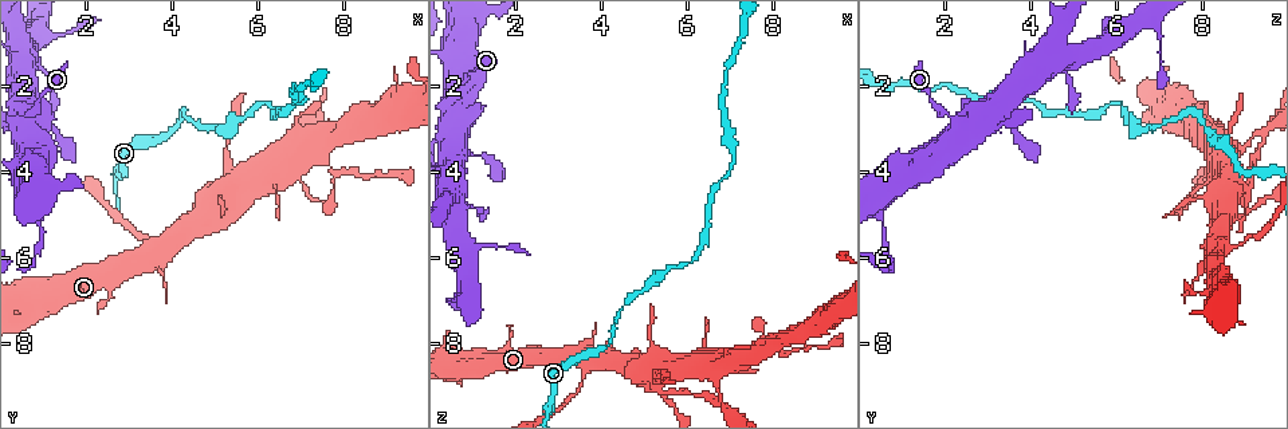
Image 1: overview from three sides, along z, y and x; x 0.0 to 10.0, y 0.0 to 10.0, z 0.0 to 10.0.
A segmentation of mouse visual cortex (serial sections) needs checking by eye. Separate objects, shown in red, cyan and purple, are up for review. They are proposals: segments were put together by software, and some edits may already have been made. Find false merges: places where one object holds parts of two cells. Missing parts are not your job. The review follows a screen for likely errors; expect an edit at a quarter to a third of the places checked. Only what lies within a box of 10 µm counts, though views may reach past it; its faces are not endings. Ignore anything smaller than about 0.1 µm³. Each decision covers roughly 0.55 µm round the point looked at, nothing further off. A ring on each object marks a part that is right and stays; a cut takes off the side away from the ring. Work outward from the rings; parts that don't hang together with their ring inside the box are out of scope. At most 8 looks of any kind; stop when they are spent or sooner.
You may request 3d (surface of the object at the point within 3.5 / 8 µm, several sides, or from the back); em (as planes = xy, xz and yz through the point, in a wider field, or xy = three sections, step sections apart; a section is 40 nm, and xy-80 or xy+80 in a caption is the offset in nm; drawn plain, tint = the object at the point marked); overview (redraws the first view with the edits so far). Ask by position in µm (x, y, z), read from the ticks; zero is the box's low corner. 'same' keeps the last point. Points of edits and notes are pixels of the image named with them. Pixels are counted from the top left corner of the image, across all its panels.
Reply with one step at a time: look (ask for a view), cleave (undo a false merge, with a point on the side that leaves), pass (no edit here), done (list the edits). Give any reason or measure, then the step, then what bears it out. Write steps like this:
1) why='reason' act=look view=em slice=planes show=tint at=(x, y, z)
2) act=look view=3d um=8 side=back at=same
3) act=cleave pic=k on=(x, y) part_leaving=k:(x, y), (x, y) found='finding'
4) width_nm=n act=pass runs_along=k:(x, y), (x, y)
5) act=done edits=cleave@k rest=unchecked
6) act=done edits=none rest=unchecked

why='sharp bend' act=look view=3d um=3.5 at=(4.30, 2.65, 7.80)

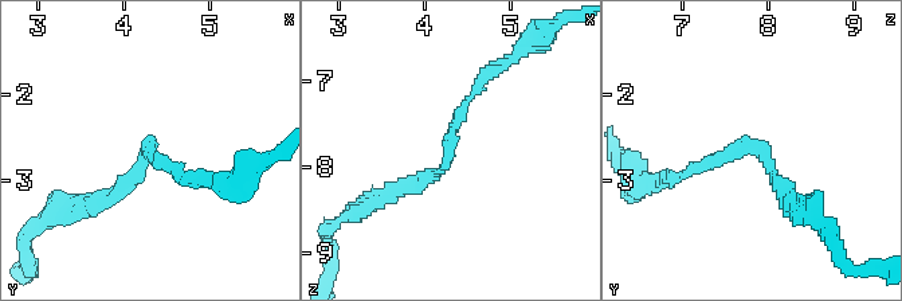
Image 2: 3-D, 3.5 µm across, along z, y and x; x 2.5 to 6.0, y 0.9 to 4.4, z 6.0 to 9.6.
arm_widths_nm=150,200 why='now the EM' act=look view=em slice=xy step=1 show=tint at=(4.30, 2.65, 7.85)

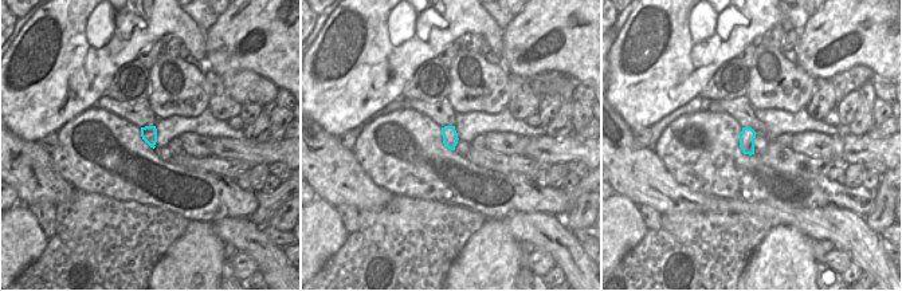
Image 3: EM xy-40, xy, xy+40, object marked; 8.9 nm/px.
act=pass runs_along=2:(396, 190), (446, 165), (479, 83) found='one cell here'

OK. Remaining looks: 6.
why='side arm on a straight run' act=look view=3d um=3.5 at=(3.70, 5.80, 8.30)

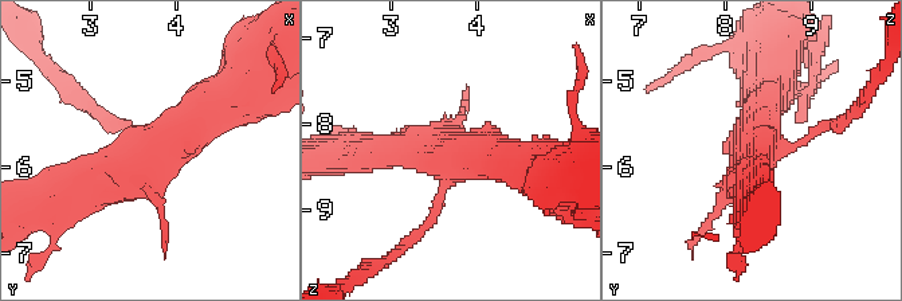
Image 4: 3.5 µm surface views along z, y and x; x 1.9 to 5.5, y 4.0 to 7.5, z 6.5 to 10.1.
act=look view=em slice=xy step=1 show=tint at=(3.75, 5.90, 8.35)

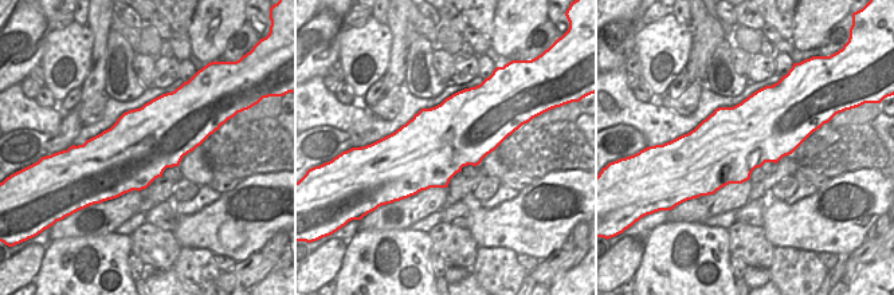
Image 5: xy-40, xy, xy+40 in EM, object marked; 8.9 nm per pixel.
act=look view=em slice=xy step=2 show=tint at=same

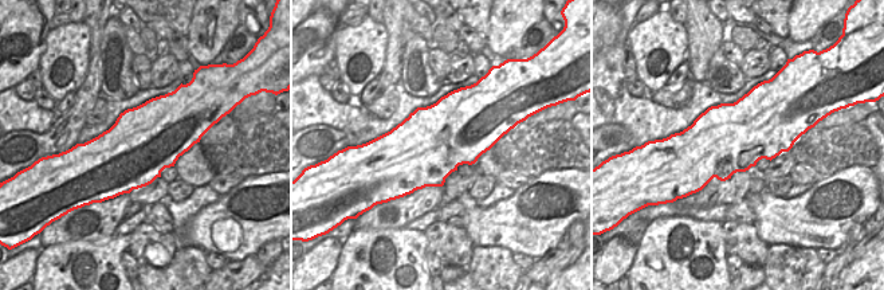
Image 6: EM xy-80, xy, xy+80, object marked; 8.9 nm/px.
act=pass runs_along=4:(69, 190), (106, 186), (226, 108) found='continuous, no second cell'

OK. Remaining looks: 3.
why='sharp bend' act=look view=3d um=8 at=(6.05, 2.45, 6.10)

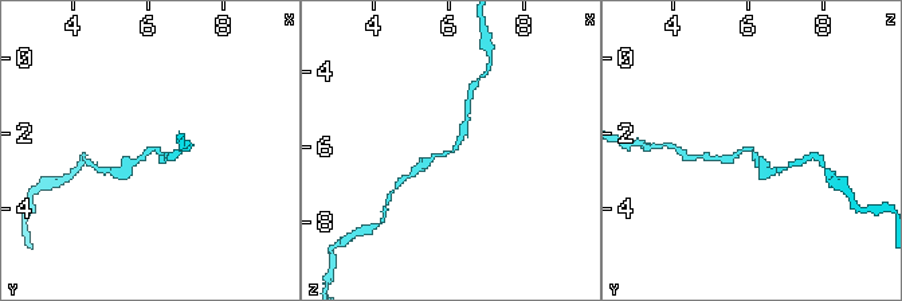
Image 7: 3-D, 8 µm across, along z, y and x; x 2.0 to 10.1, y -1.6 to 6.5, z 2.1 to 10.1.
act=look view=3d um=3.5 side=back at=same

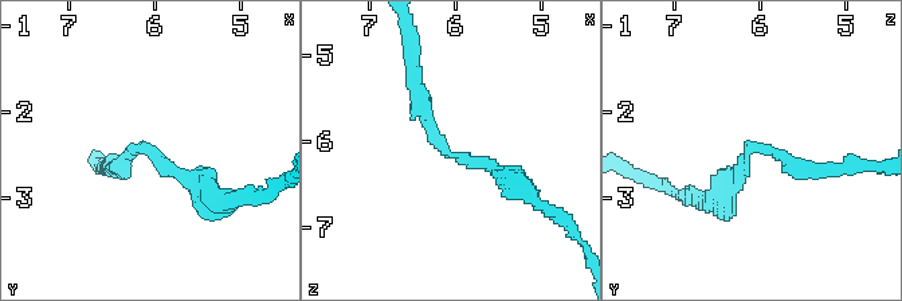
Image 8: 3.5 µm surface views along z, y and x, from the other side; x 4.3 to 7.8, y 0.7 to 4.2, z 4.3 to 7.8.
arm_widths_nm=200,250 why='now the EM' act=look view=em slice=xy step=2 show=tint at=(6.10, 2.45, 6.10)

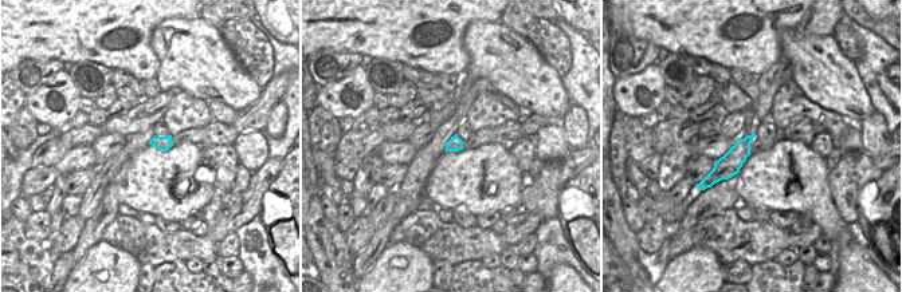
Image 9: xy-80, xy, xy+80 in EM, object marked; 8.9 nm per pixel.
act=pass runs_along=9:(748, 139), (708, 181) found='one cell here'

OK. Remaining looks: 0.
act=done edits=none rest=unchecked

